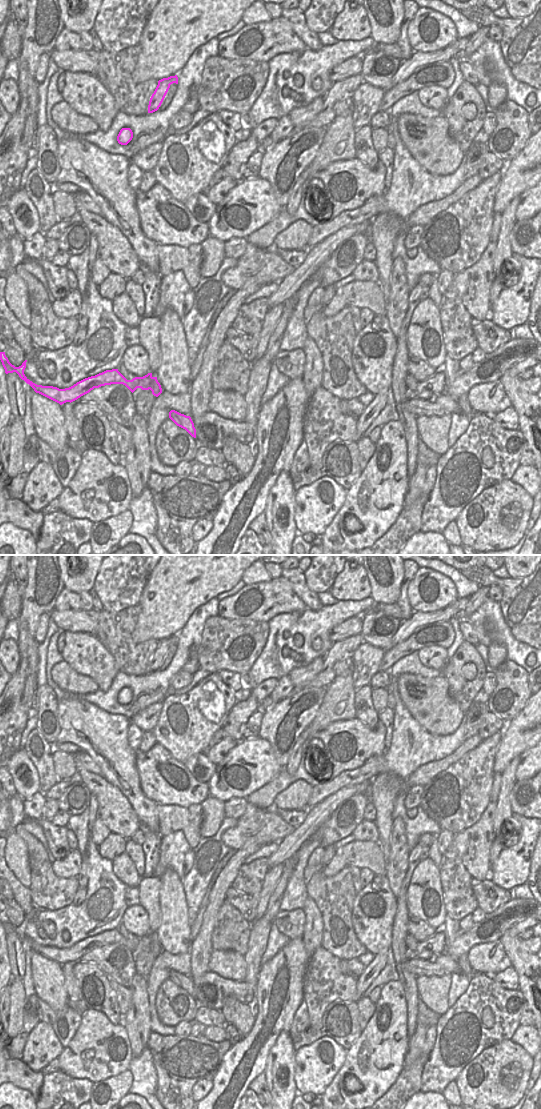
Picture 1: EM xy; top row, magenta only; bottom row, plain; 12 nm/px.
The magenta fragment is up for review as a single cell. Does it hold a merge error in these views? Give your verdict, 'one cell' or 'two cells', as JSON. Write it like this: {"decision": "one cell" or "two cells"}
{"decision": "two cells"}

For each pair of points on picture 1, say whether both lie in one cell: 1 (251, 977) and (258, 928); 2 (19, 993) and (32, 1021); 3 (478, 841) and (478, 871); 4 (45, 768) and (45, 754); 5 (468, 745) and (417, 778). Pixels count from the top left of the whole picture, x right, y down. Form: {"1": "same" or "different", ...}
{"1": "same", "2": "different", "3": "same", "4": "same", "5": "same"}

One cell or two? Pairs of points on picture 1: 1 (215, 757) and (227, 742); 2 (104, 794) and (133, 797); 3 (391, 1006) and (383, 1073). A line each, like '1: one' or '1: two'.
1: one
2: two
3: one

